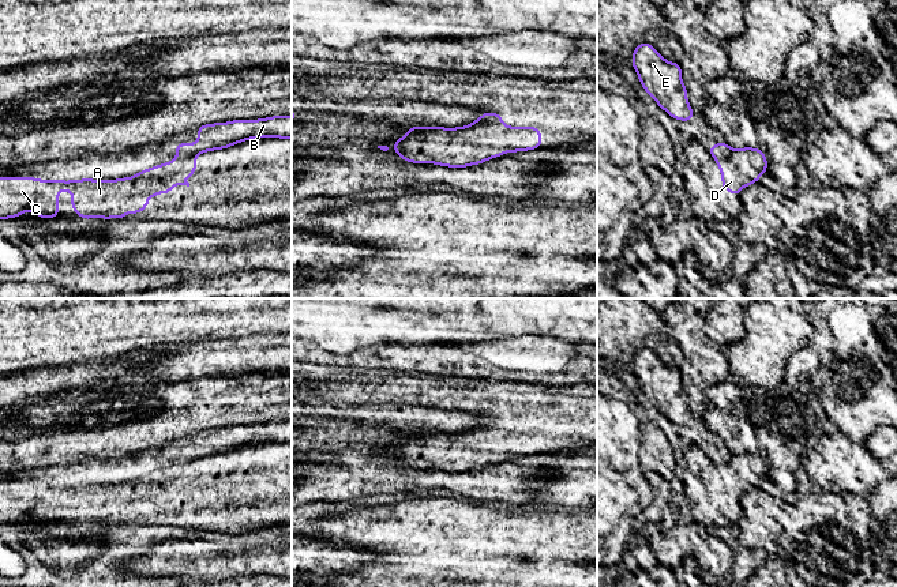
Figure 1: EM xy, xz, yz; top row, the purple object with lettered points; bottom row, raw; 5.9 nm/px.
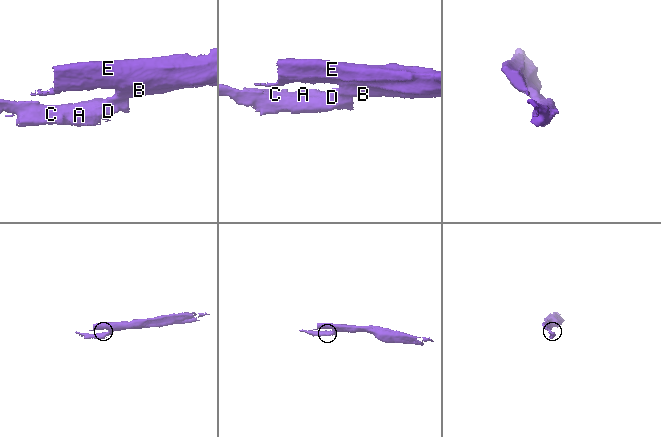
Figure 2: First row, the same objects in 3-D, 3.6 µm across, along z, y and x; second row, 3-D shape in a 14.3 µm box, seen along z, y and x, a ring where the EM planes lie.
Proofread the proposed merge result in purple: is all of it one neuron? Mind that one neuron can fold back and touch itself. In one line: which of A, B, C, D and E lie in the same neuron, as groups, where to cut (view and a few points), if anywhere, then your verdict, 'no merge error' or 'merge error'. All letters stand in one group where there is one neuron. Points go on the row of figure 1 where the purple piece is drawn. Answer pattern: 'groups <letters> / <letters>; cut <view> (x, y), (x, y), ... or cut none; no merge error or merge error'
groups A C D / B E; cut xy (195, 154), (176, 160); merge error

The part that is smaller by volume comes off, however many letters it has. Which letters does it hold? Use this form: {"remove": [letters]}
{"remove": ["A", "C", "D"]}

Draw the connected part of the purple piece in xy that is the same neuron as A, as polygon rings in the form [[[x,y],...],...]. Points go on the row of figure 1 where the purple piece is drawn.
[[[196,155],[184,159],[173,159],[153,168],[140,170],[132,177],[116,180],[40,180],[35,177],[0,177],[0,219],[18,218],[25,211],[31,211],[42,219],[59,217],[59,192],[70,191],[72,195],[71,208],[79,218],[104,218],[121,221],[125,214],[145,211],[147,200],[158,193],[169,193],[176,185],[187,185],[187,181],[196,172]]]

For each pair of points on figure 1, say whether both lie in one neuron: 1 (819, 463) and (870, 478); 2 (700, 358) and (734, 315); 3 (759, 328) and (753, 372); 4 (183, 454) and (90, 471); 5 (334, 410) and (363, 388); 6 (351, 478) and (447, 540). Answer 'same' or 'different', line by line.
1: same
2: different
3: same
4: same
5: different
6: different

